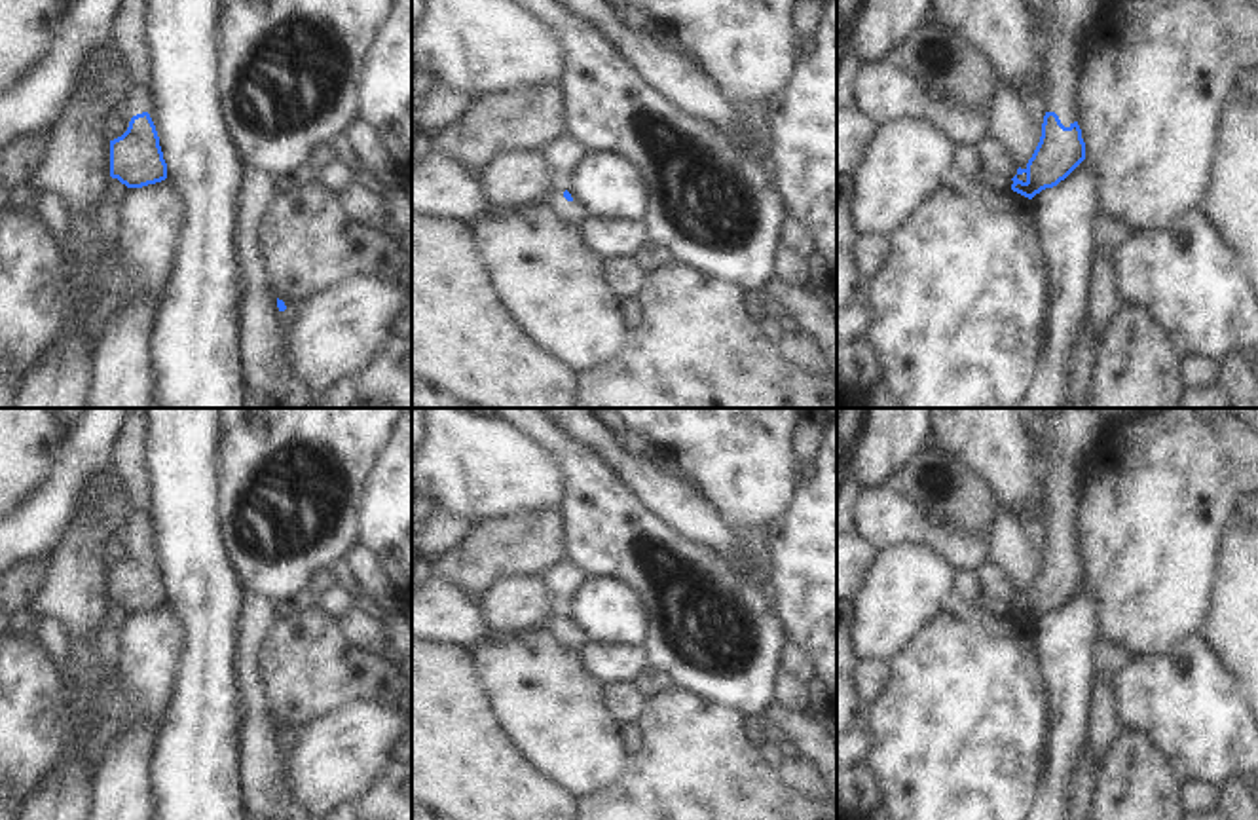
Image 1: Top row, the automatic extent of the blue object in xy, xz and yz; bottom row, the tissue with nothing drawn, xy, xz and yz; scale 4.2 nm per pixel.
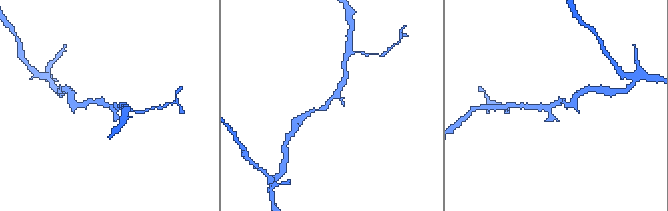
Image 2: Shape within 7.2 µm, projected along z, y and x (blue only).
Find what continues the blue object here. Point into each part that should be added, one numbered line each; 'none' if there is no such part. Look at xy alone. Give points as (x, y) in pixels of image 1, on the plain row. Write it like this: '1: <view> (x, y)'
1: xy (128, 456)

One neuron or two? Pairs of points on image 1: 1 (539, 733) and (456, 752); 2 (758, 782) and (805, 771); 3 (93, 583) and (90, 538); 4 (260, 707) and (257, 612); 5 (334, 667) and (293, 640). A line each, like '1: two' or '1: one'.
1: two
2: two
3: one
4: one
5: one

